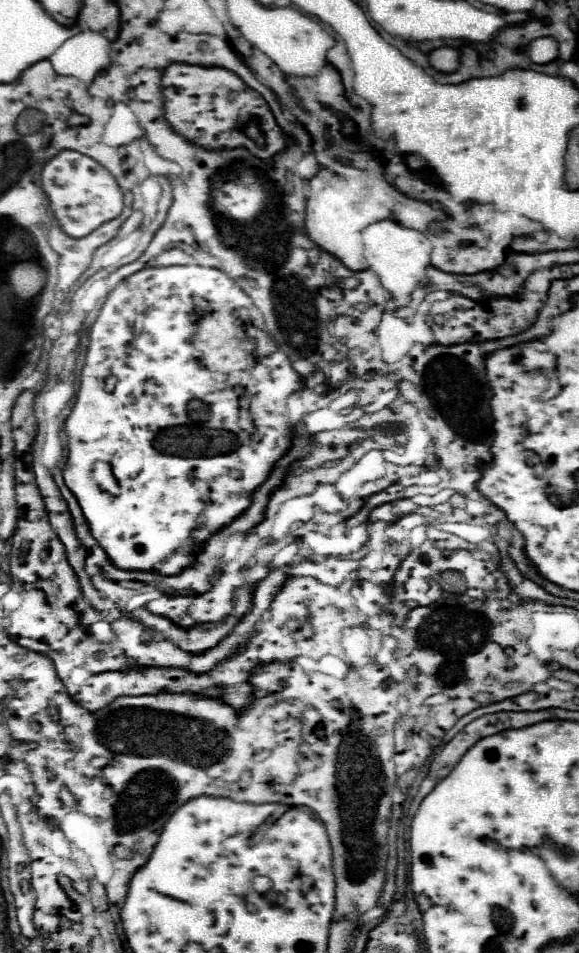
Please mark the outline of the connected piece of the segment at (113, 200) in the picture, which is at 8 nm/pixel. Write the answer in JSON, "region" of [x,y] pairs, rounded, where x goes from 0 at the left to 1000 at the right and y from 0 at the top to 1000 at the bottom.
{"region":[[[112,156],[78,171],[71,179],[74,200],[88,211],[88,219],[119,249],[147,249],[181,232],[199,230],[212,221],[212,200],[195,184],[164,167]]]}

